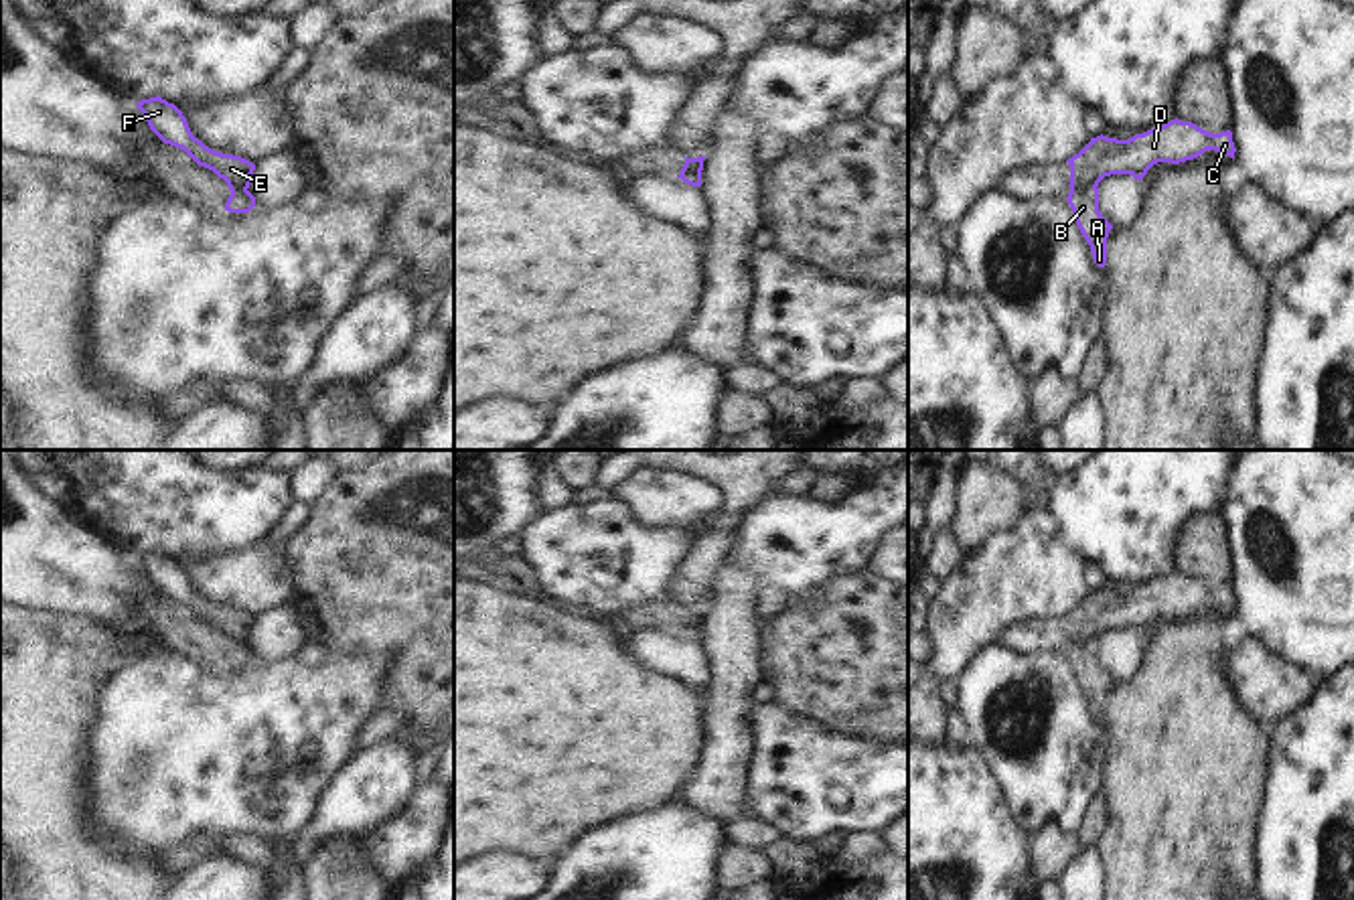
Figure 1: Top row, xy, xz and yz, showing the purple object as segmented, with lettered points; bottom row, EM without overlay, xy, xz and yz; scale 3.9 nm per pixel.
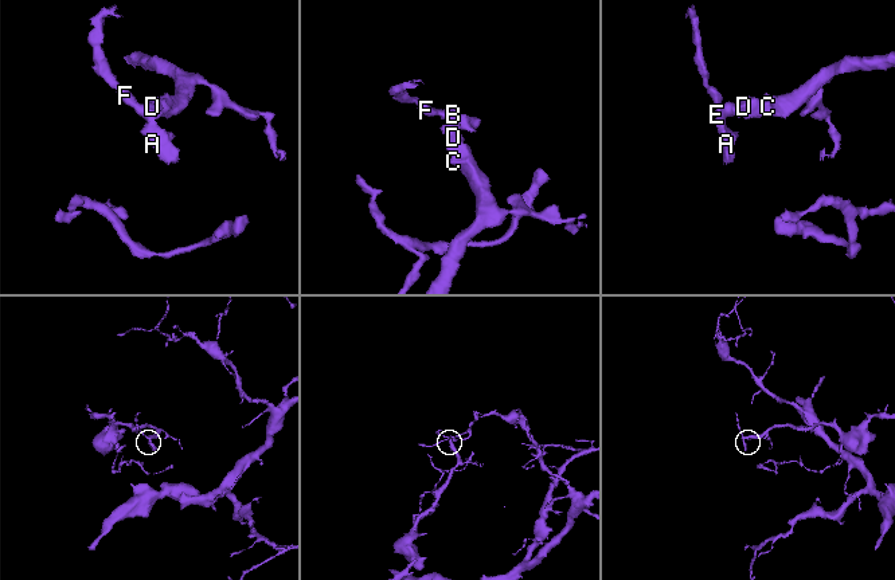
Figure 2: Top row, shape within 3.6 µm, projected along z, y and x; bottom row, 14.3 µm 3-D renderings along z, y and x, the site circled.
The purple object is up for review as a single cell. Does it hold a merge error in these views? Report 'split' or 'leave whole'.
split

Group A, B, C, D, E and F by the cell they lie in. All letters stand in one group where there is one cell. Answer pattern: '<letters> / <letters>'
A B / C D E F

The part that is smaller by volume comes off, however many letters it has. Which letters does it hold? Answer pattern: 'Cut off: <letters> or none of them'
Cut off: A, B

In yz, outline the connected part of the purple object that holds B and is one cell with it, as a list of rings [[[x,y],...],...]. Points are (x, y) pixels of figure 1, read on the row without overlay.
[[[1088,641],[1084,645],[1070,645],[1066,651],[1074,675],[1090,699],[1093,714],[1099,722],[1107,716],[1107,691],[1113,679],[1099,665],[1099,643]]]

